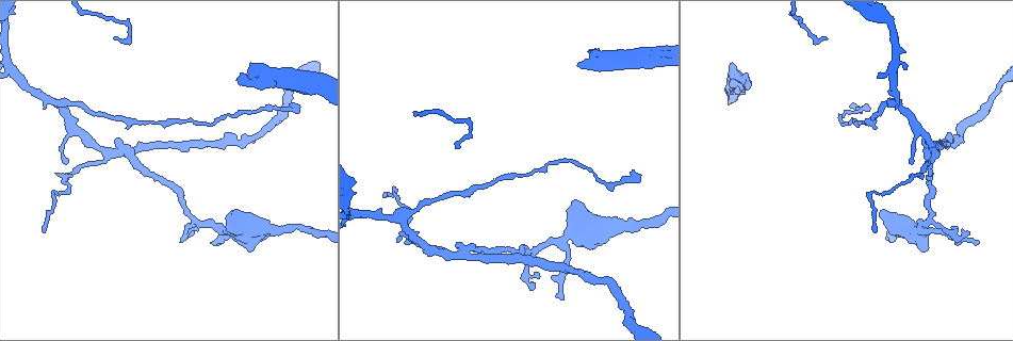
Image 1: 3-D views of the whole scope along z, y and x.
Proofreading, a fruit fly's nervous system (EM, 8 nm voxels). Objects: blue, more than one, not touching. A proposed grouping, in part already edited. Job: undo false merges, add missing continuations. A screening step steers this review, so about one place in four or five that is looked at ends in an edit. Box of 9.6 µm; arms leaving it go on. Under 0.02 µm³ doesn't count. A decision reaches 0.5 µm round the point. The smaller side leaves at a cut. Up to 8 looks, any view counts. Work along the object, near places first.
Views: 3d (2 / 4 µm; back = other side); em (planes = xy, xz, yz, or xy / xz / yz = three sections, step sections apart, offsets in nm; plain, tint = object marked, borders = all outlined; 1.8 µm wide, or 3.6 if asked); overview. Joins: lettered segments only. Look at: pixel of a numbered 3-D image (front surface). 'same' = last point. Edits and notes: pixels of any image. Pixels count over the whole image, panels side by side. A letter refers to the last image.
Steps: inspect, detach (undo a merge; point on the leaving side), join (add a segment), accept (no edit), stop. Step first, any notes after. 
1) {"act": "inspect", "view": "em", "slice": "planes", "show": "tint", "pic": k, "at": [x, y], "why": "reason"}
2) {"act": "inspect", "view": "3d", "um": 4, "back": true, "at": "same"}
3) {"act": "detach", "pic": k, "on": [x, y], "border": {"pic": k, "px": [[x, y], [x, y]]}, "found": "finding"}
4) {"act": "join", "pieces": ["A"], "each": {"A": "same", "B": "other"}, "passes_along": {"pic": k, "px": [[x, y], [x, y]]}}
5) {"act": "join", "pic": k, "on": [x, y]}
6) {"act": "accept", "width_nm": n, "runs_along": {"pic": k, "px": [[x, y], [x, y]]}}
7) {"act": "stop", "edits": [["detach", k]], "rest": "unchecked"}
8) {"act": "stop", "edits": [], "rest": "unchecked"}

{"act": "inspect", "view": "em", "slice": "planes", "show": "borders", "pic": 1, "at": [383, 197], "why": "free end"}

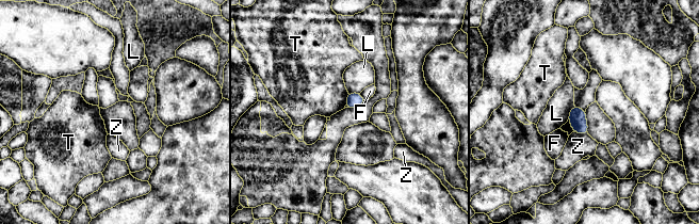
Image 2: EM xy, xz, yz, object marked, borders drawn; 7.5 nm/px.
{"act": "accept", "each": {"F": "other", "L": "other", "T": "other", "Z": "other"}, "border": {"pic": 2, "px": [[347, 92], [344, 105]]}, "found": "none of them fits"}

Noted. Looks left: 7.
{"act": "inspect", "view": "em", "um": 3.6, "slice": "planes", "show": "borders", "pic": 1, "at": [573, 202], "why": "an open end"}

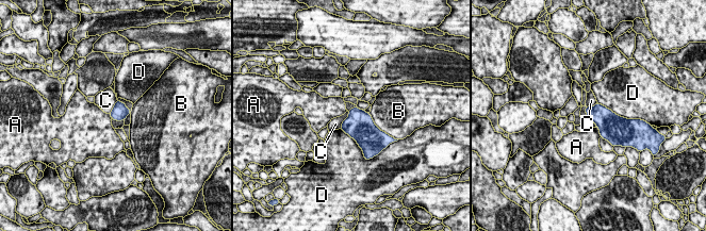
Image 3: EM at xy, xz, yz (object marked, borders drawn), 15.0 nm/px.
{"act": "accept", "each": {"A": "other", "B": "other", "C": "other", "D": "other"}, "border": {"pic": 3, "px": [[348, 112], [340, 128]]}, "found": "no lettered segment goes on from it"}

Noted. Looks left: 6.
{"act": "inspect", "view": "em", "slice": "xy", "step": 16, "show": "borders", "pic": 1, "at": [912, 161], "why": "thin end"}

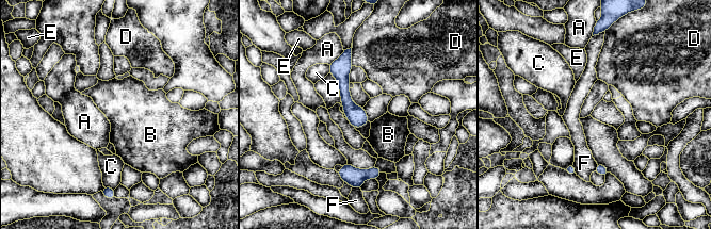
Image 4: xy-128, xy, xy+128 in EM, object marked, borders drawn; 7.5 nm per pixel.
{"act": "inspect", "view": "em", "slice": "planes", "show": "borders", "at": "same", "why": "cut it another way"}

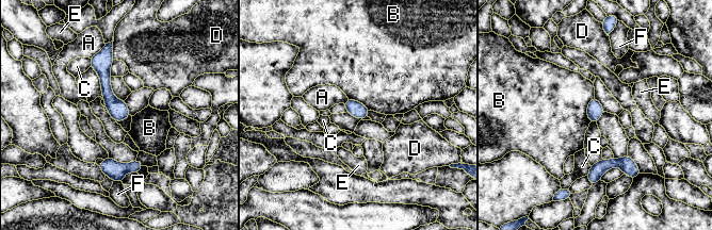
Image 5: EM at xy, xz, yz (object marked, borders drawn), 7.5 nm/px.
{"act": "accept", "each": {"A": "other", "B": "other", "C": "other", "D": "other", "E": "other", "F": "other"}, "runs_along": {"pic": 5, "px": [[108, 49], [106, 88], [119, 118]]}, "found": "none of them fits"}

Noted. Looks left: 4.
{"act": "stop", "edits": [], "rest": "unchecked"}

